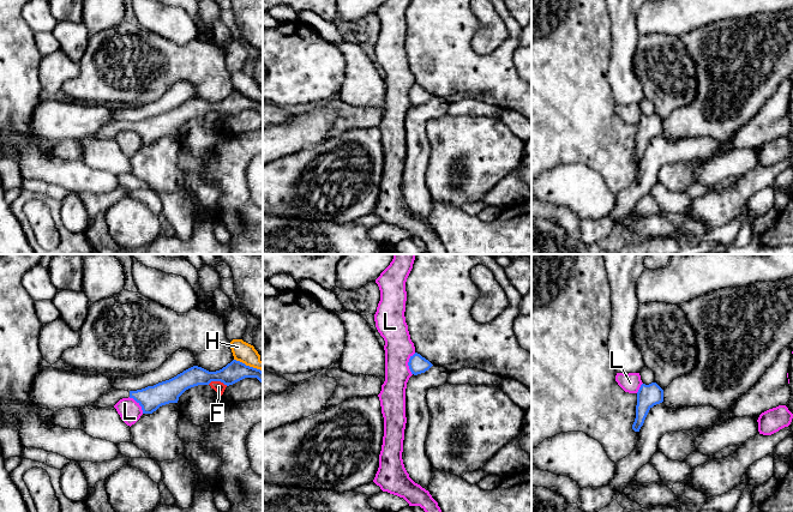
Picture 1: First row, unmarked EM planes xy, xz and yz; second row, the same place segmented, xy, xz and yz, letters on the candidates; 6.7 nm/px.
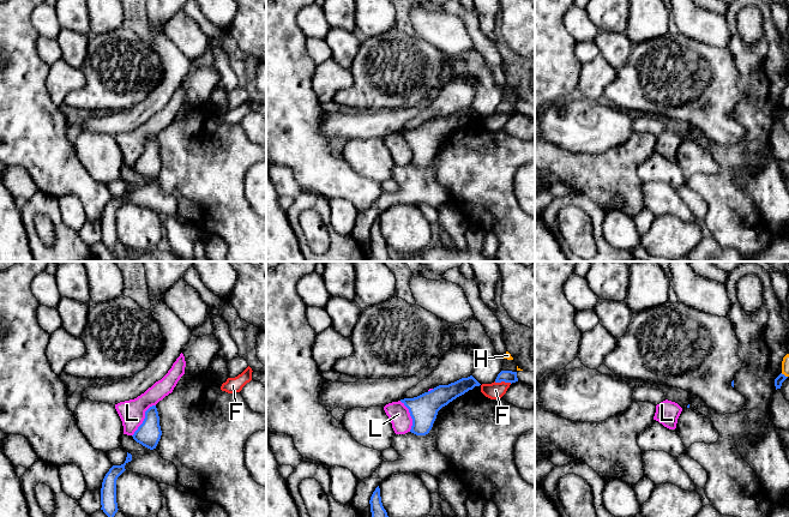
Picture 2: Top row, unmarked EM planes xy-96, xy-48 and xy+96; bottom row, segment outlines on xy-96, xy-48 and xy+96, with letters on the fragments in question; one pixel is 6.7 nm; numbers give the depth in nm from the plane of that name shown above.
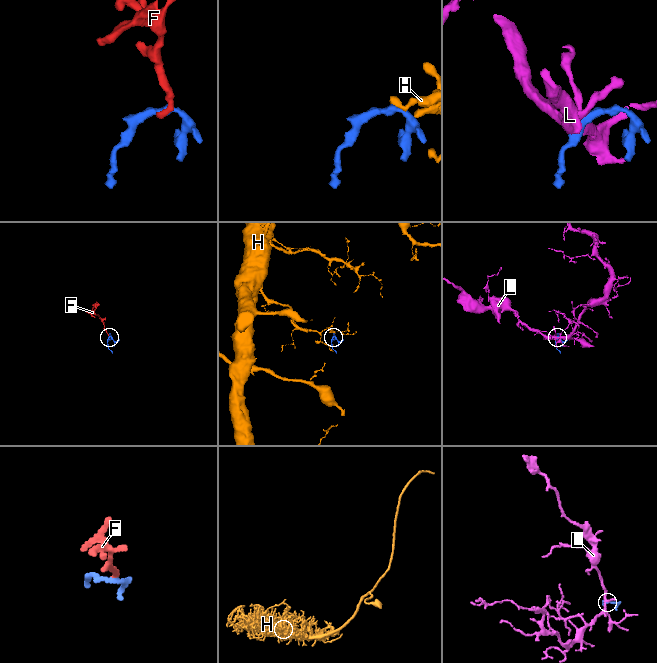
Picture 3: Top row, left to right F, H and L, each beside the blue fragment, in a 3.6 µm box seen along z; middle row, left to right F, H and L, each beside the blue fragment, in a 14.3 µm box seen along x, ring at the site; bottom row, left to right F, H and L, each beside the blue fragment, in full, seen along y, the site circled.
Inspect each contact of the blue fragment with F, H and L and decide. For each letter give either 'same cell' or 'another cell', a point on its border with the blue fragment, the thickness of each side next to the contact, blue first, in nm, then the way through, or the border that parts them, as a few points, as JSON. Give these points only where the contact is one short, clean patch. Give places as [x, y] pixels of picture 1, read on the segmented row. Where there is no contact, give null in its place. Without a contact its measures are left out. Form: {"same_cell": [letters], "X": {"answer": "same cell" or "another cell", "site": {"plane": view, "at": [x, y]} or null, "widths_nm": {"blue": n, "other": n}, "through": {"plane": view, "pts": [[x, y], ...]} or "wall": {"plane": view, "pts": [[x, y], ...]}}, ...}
{"same_cell": [], "F": {"answer": "another cell", "site": {"plane": "xy", "at": [217, 380]}, "widths_nm": {"blue": 140, "other": 70}, "wall": {"plane": "xy", "pts": [[208, 384], [222, 381], [227, 385]]}}, "H": {"answer": "another cell", "site": {"plane": "xy", "at": [248, 366]}, "widths_nm": {"blue": 140, "other": 140}, "wall": {"plane": "xy", "pts": [[234, 359], [262, 372]]}}, "L": {"answer": "another cell", "site": {"plane": "xz", "at": [408, 363]}, "widths_nm": {"blue": 120, "other": 190}, "wall": {"plane": "xz", "pts": [[415, 353], [408, 362], [412, 374]]}}}

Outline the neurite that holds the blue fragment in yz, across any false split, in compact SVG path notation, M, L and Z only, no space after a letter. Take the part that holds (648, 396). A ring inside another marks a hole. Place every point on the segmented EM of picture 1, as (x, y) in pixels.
M642 384L637 392L636 418L632 424L635 432L639 432L649 410L663 402L663 390L656 384Z

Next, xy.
M233 360L226 367L216 372L209 372L193 366L176 377L148 386L137 391L115 390L101 396L92 405L100 408L114 406L122 398L133 398L143 410L143 414L152 414L160 406L178 403L179 397L188 388L198 385L209 385L211 381L221 381L233 385L245 378L257 378L263 384L263 372Z

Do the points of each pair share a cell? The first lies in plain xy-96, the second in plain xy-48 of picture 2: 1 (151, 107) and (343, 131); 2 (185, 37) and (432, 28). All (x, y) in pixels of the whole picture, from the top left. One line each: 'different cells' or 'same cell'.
1: same cell
2: same cell

